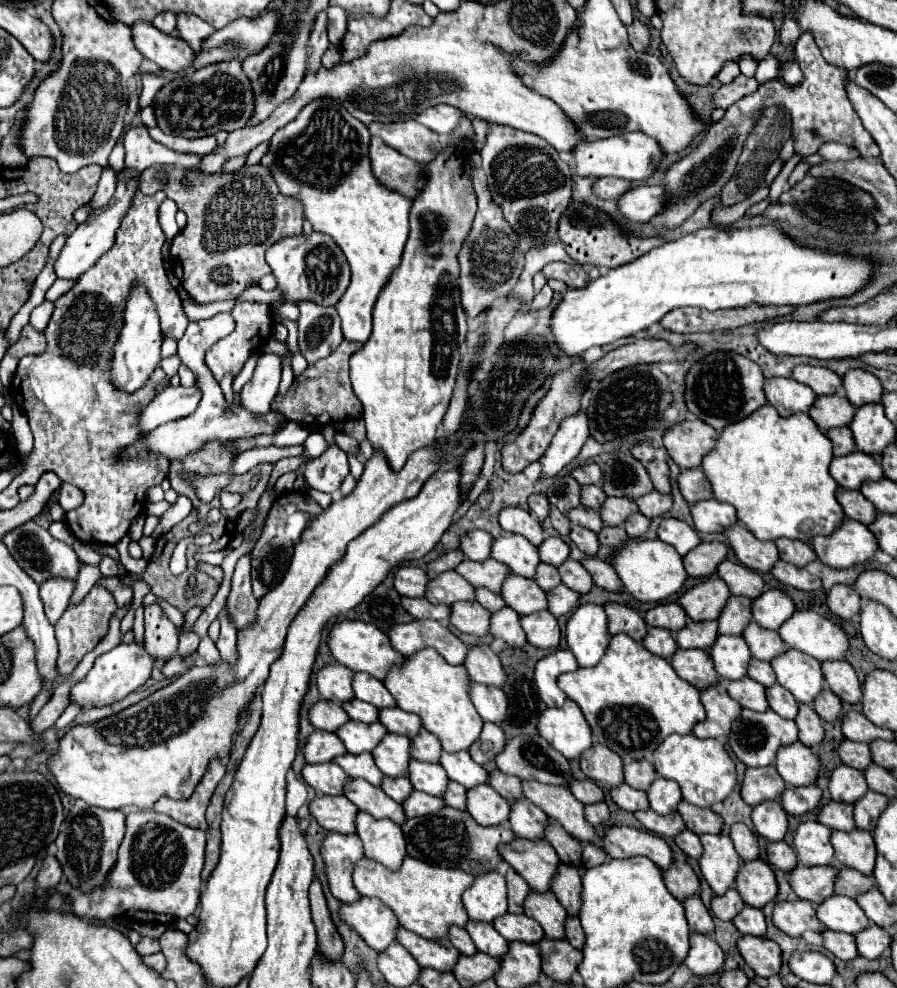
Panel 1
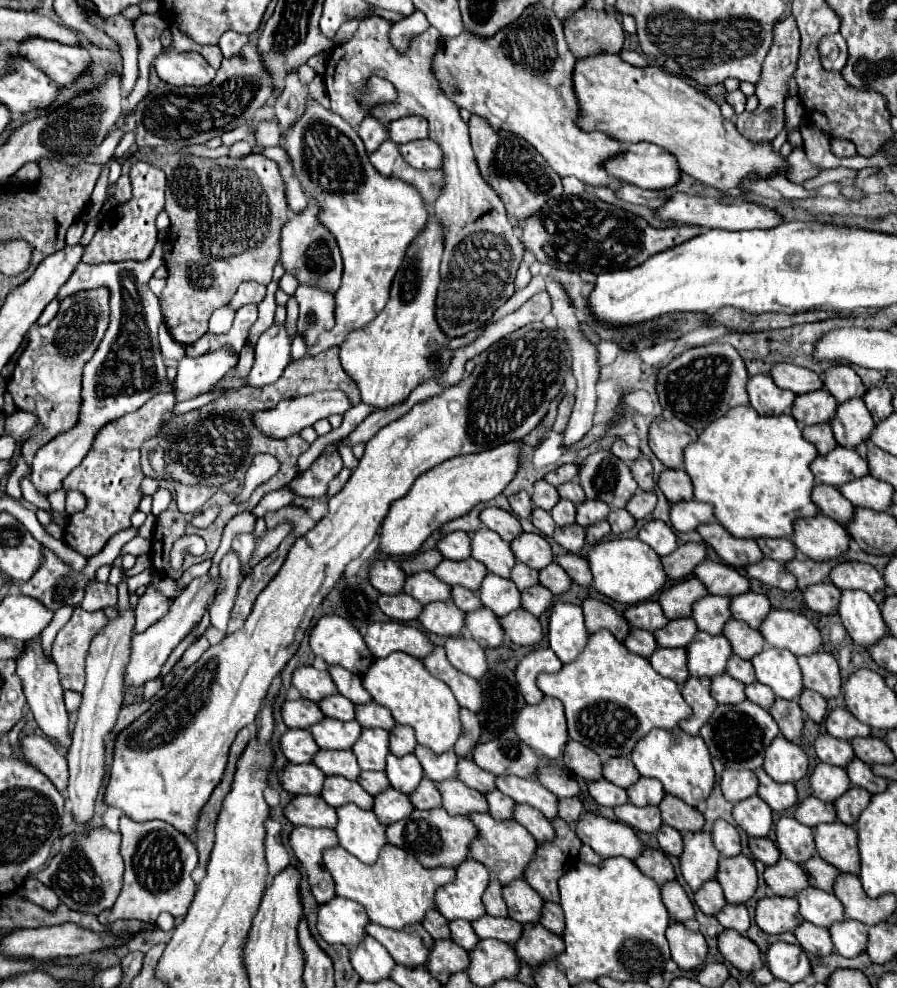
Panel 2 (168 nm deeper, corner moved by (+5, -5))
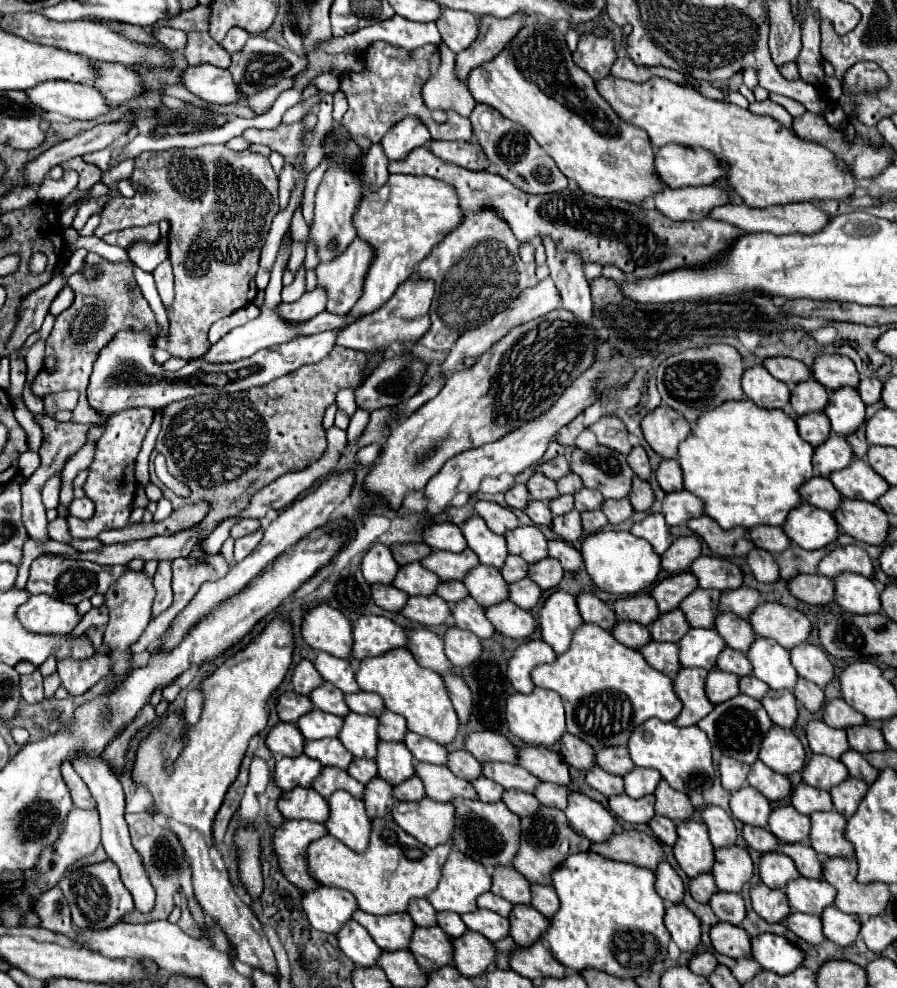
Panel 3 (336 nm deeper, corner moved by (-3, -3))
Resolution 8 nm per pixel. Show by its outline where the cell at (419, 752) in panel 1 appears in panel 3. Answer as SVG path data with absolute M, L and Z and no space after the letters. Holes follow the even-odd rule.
M384 709L384 715L380 715L378 721L380 721L378 735L382 741L404 741L404 733L408 729L406 729L406 719L402 715Z

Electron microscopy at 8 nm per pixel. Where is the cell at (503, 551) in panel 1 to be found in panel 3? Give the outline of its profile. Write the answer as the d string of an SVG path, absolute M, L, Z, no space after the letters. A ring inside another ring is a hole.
M478 515L470 517L462 525L462 533L464 533L464 539L466 539L468 547L478 555L480 563L490 565L490 567L498 567L498 569L504 565L504 559L508 555L506 539L492 533L486 527L484 519L480 519Z

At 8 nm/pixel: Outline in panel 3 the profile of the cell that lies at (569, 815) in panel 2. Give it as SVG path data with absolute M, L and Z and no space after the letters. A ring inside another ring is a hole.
M538 783L534 797L548 807L556 807L556 809L566 809L568 803L568 789L562 785L552 785L552 783Z

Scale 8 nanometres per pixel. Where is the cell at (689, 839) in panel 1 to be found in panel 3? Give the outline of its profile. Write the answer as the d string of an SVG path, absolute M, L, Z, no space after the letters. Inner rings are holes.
M654 815L654 819L648 823L648 827L652 829L652 833L666 845L674 845L676 843L676 825L668 819L668 817L660 817Z

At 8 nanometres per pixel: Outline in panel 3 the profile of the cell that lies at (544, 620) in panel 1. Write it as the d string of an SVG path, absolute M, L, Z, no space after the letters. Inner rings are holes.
M510 601L486 607L486 617L492 621L494 629L512 639L528 639L534 631L534 619L526 609L516 607Z

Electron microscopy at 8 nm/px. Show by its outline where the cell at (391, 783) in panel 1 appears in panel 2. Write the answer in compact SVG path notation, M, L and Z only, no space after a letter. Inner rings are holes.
M362 771L360 777L358 777L358 783L360 783L370 795L376 795L376 793L382 793L384 789L390 789L388 777L386 777L386 773L382 773L382 771Z

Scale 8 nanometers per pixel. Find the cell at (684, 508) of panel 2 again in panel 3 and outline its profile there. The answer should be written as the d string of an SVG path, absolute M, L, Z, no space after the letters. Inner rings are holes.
M682 489L666 493L662 503L662 513L668 525L682 525L692 517L700 517L704 511L702 511L702 501L696 499L696 495Z

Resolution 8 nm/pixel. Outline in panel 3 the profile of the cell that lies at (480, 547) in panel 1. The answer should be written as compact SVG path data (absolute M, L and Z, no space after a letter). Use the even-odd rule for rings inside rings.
M432 523L422 531L424 543L428 543L432 549L444 549L452 553L462 553L468 545L458 525L454 523Z

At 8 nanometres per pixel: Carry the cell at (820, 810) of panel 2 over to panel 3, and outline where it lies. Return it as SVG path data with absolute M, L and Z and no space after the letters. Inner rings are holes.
M806 783L796 785L790 799L792 799L792 807L804 815L812 815L814 811L832 811L834 809L828 791L810 787Z

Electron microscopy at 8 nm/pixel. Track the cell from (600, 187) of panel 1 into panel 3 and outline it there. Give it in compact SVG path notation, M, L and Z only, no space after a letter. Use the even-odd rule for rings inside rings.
M716 185L710 187L666 187L654 195L656 209L674 221L700 221L710 215L714 207L722 207L730 201L728 191Z

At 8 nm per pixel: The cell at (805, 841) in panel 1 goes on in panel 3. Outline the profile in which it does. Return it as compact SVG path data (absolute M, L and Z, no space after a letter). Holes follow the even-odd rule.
M784 805L770 813L768 829L784 843L808 843L810 819L800 815L792 805Z

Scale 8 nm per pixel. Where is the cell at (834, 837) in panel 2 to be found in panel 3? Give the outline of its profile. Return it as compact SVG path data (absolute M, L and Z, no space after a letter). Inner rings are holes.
M816 811L810 815L810 845L824 857L852 857L852 843L844 839L846 817L838 811Z

